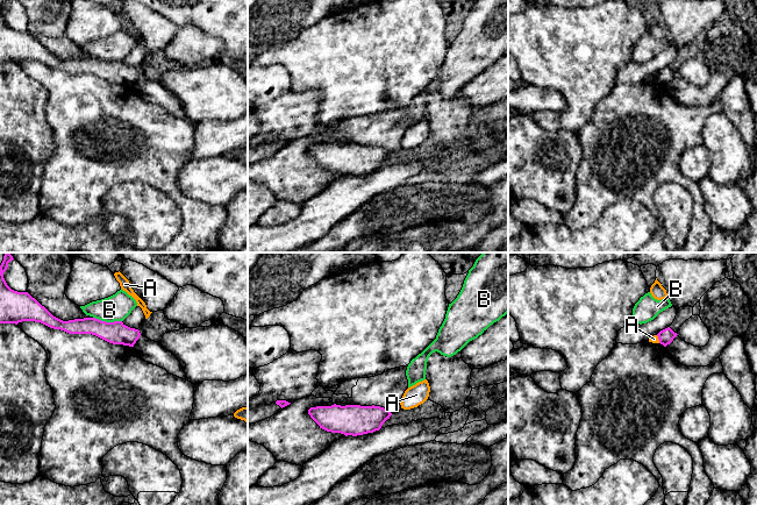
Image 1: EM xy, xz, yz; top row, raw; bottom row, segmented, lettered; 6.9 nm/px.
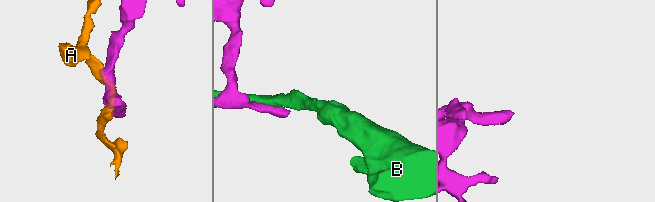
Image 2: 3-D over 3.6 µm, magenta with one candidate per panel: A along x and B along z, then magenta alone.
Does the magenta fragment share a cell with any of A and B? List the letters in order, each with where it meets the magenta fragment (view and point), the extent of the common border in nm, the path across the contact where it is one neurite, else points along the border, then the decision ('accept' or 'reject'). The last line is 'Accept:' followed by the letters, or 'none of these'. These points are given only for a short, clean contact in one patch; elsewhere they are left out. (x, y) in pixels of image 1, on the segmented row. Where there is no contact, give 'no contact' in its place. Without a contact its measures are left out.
A: contact yz (658, 339); length 60 nm; border yz (656, 335), (659, 342); reject
B: contact xy (107, 322); length 200 nm; reject
Accept: none of these

